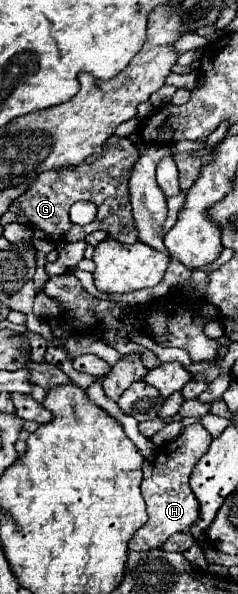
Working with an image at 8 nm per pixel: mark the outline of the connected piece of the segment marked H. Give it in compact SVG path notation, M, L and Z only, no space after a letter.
M192 424L186 426L176 440L166 442L158 448L158 456L154 460L154 472L150 478L142 480L142 496L148 506L148 522L140 526L132 536L128 544L130 550L160 548L166 542L166 538L170 538L176 532L186 532L198 520L200 504L194 492L190 490L188 478L196 462L206 454L210 442L212 442L210 432L202 424Z

